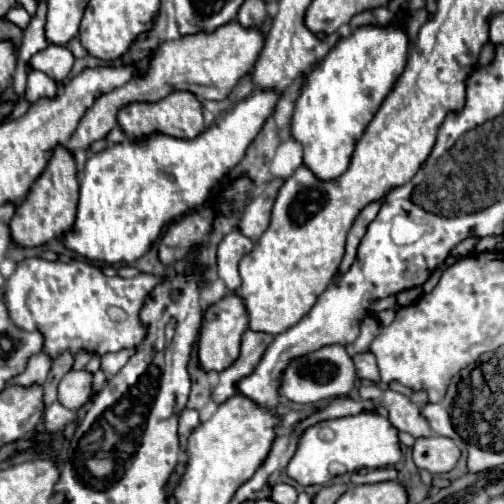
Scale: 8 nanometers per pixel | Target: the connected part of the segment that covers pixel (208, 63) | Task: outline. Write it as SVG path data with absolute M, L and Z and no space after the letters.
M238 21L222 25L214 33L196 33L192 37L180 37L162 43L156 53L152 53L144 75L134 75L126 85L104 93L94 101L94 105L80 119L66 147L70 151L86 151L90 143L104 139L106 133L116 125L118 111L134 101L160 101L172 91L190 91L200 99L226 99L234 85L254 69L262 47L264 35L260 33L260 29L244 29Z

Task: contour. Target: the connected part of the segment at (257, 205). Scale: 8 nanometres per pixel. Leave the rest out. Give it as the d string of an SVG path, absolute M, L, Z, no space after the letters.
M272 179L262 193L250 199L250 203L244 207L244 219L240 221L240 231L250 237L252 241L258 241L264 229L270 221L270 211L276 201L276 193L282 187L282 179Z

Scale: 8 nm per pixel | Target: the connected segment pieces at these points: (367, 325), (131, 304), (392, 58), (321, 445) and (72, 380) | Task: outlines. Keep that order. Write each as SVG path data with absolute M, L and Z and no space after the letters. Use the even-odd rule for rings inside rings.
M368 315L368 317L364 319L362 327L360 327L360 335L358 335L358 339L356 339L352 345L348 345L348 347L346 347L346 349L348 349L348 355L350 355L350 357L354 357L356 353L368 351L368 347L370 347L370 343L372 343L372 339L378 335L378 331L380 331L378 321L376 321L372 315Z
M30 257L30 259L22 259L14 273L6 279L4 285L4 303L8 307L8 315L12 319L12 323L24 331L40 331L44 335L44 347L42 351L50 357L56 359L58 355L70 351L72 357L76 357L80 351L90 351L96 355L106 355L106 353L114 353L120 349L132 349L136 347L142 339L144 339L144 325L140 325L138 313L140 313L140 305L144 303L146 293L152 291L152 287L158 283L156 277L148 275L148 273L138 273L132 279L124 279L124 277L108 277L104 275L96 265L88 263L88 261L46 261L40 257ZM110 309L122 309L124 311L124 319L116 321L110 317Z
M400 23L390 27L358 27L348 37L342 37L334 49L324 57L320 65L306 75L306 85L300 97L294 103L294 117L292 117L292 137L302 145L302 163L314 173L320 181L330 181L340 177L350 163L352 151L362 137L364 129L372 121L372 113L380 109L386 95L396 85L398 77L404 71L408 57L408 35L404 33Z
M358 413L358 415L348 415L348 417L338 417L338 419L328 419L320 421L316 425L310 425L308 429L302 431L298 437L296 453L290 459L286 467L286 475L300 485L326 485L332 477L336 477L338 471L350 473L358 471L362 467L366 469L378 469L378 467L394 467L402 459L402 451L398 445L398 435L396 427L382 415L376 413ZM320 431L332 431L332 435L326 439L320 435Z
M70 371L62 377L58 385L58 401L66 407L76 411L82 407L90 397L92 387L92 373L86 371Z

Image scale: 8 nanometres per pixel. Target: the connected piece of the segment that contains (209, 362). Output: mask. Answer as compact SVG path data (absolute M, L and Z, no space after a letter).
M228 293L220 301L212 303L206 309L204 325L198 339L198 357L202 367L206 371L224 371L228 365L232 365L232 361L236 361L240 353L240 339L246 329L248 329L248 311L240 295Z

